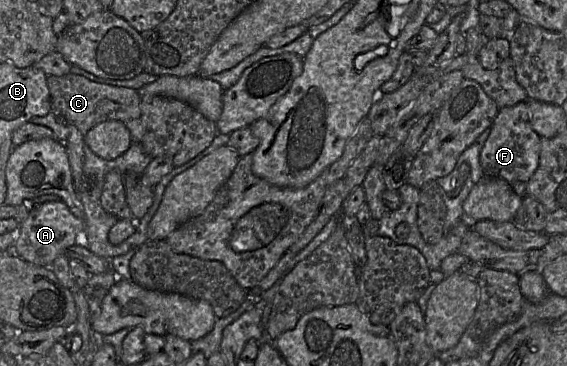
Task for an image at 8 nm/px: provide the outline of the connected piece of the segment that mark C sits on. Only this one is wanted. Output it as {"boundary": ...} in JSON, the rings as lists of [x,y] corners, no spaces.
{"boundary":[[[78,74],[64,76],[47,76],[47,85],[50,92],[52,110],[67,124],[75,125],[84,136],[96,125],[118,120],[129,129],[133,143],[140,143],[144,135],[142,124],[141,101],[139,91],[98,83]]]}

